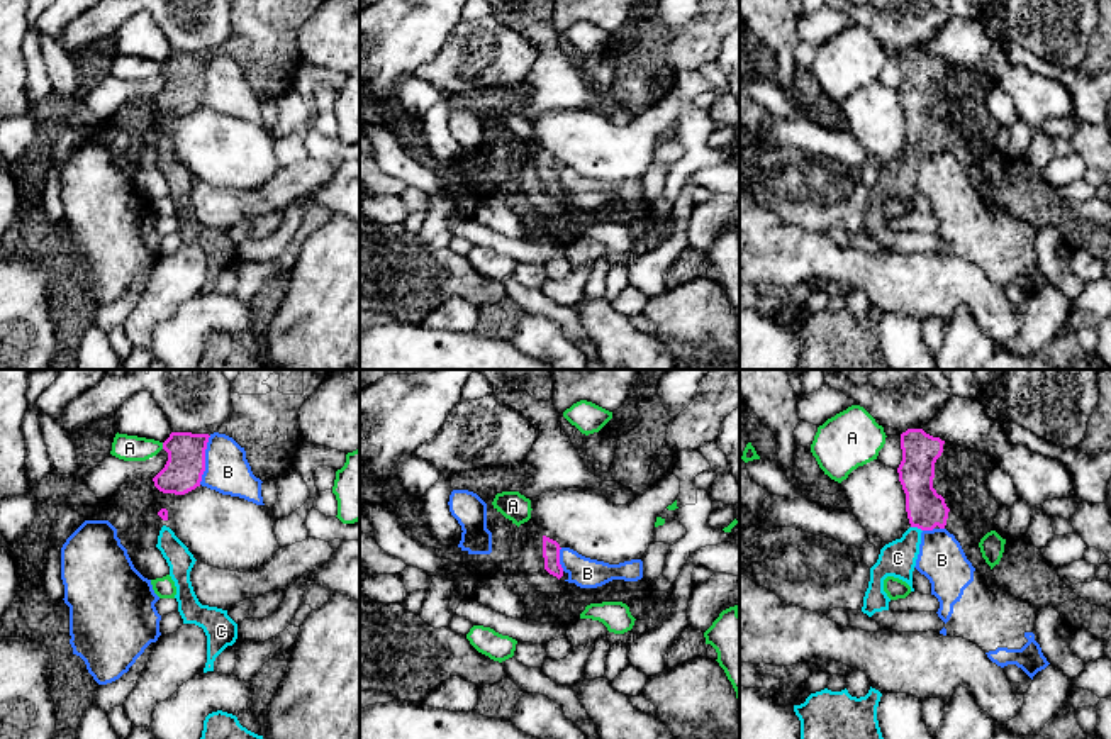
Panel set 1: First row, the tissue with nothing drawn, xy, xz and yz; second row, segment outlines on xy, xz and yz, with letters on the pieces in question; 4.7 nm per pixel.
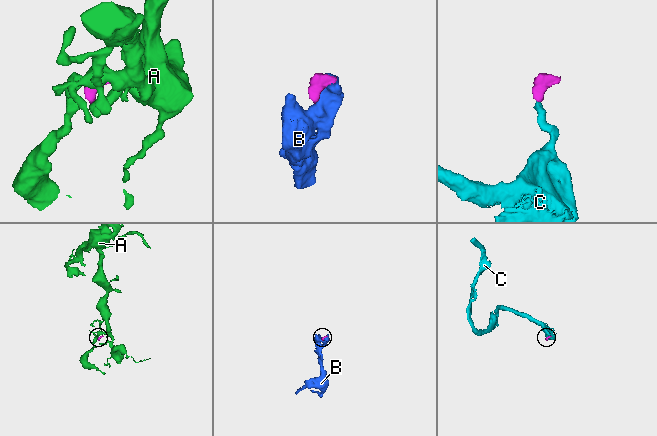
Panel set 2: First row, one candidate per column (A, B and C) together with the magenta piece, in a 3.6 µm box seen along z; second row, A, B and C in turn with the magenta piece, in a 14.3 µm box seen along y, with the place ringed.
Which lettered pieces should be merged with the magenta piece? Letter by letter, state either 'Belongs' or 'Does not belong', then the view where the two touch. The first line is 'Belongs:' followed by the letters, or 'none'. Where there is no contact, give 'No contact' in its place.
Belongs: C
A: Does not belong. Touches magenta in xy
B: Does not belong. Touches magenta in xy
C: Belongs. Touches magenta in yz

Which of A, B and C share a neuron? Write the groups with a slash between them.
A / B / C

